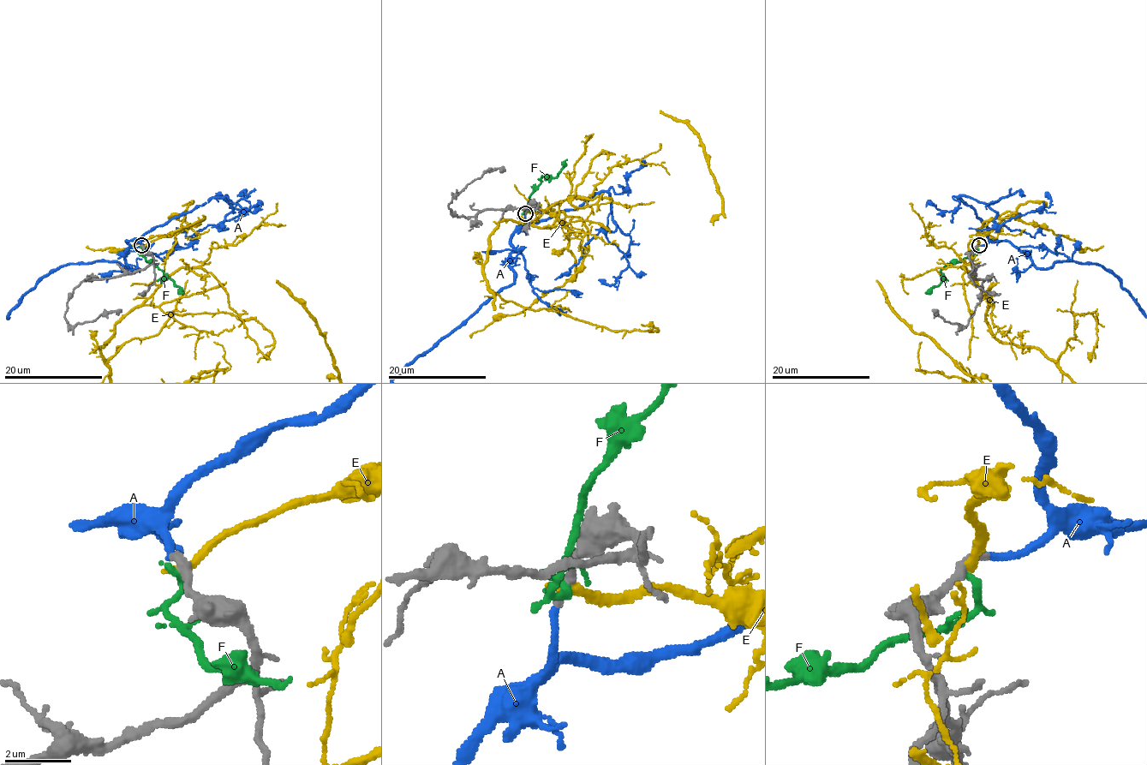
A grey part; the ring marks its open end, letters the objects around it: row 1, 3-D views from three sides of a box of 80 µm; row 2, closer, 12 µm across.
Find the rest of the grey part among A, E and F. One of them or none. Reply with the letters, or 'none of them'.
A

